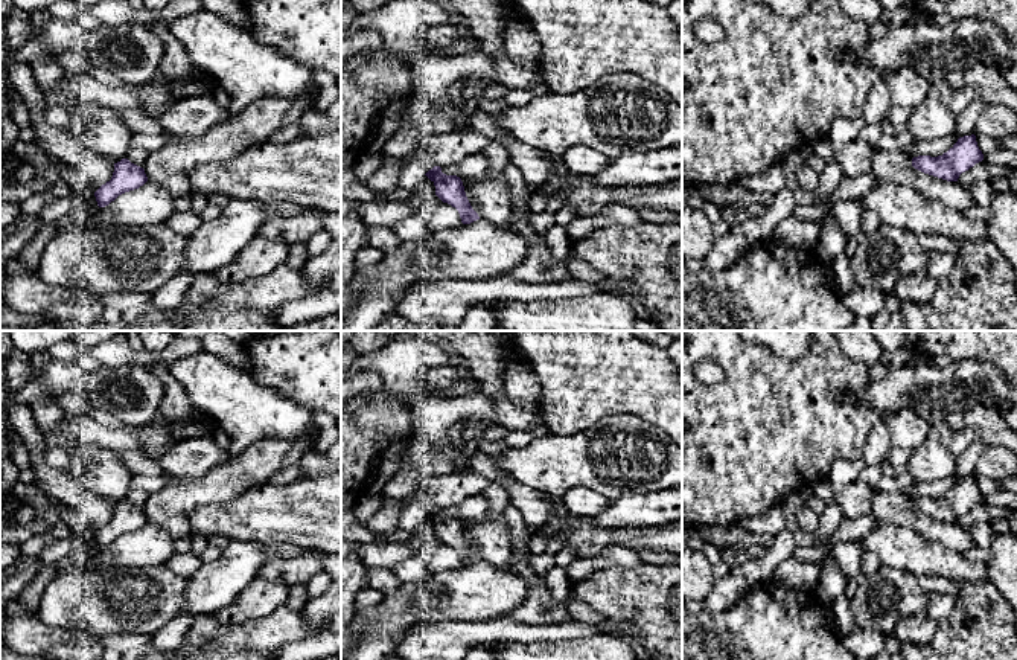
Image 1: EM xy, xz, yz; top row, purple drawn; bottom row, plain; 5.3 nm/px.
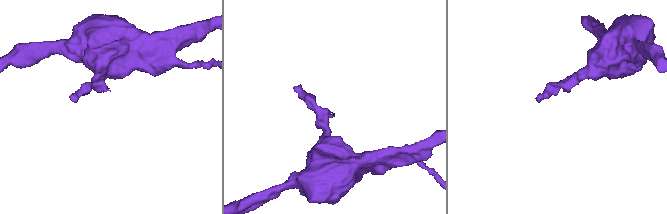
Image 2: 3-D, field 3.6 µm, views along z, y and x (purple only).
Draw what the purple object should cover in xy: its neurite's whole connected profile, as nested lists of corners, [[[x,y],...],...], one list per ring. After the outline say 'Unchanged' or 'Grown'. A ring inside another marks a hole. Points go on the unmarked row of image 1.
[[[122,500],[120,503],[114,505],[111,521],[94,533],[97,547],[105,549],[119,537],[139,530],[146,523],[148,518],[143,509],[131,505],[128,500]]]. Unchanged

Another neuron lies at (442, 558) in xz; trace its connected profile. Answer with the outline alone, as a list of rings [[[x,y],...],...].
[[[442,544],[435,549],[426,547],[423,559],[432,575],[440,575],[448,570],[458,570],[463,565],[458,552],[448,544]]]

